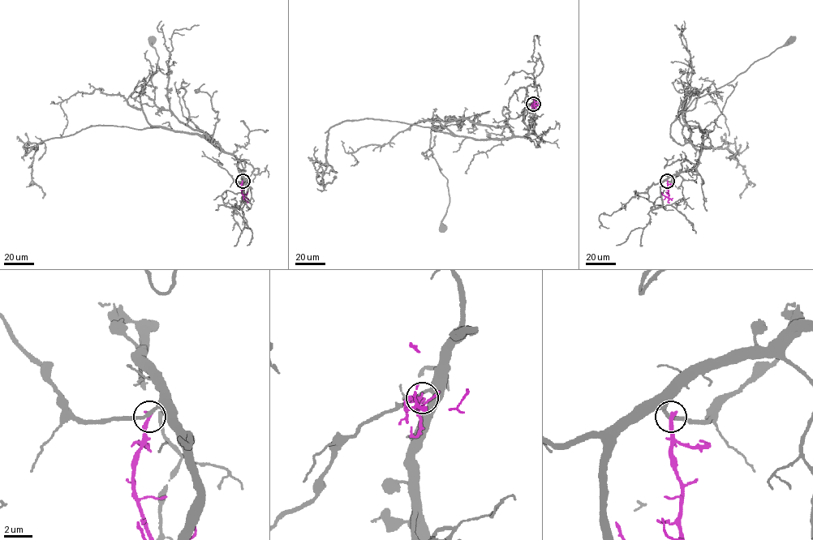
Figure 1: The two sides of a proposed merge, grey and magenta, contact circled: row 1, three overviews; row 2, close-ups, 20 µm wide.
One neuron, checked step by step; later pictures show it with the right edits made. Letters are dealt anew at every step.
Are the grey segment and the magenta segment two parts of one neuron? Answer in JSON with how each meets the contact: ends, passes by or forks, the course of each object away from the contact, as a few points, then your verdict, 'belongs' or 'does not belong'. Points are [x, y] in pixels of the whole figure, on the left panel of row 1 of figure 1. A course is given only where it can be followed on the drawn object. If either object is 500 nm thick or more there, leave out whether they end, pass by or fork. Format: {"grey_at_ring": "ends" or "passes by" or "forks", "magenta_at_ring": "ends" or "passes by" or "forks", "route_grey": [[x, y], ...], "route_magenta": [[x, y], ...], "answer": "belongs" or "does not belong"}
{"grey_at_ring": "passes by", "magenta_at_ring": "ends", "route_grey": [[243, 181], [233, 155], [196, 134], [147, 120], [139, 94], [157, 72], [152, 40]], "route_magenta": [[243, 181], [241, 189], [243, 197], [241, 192]], "answer": "does not belong"}

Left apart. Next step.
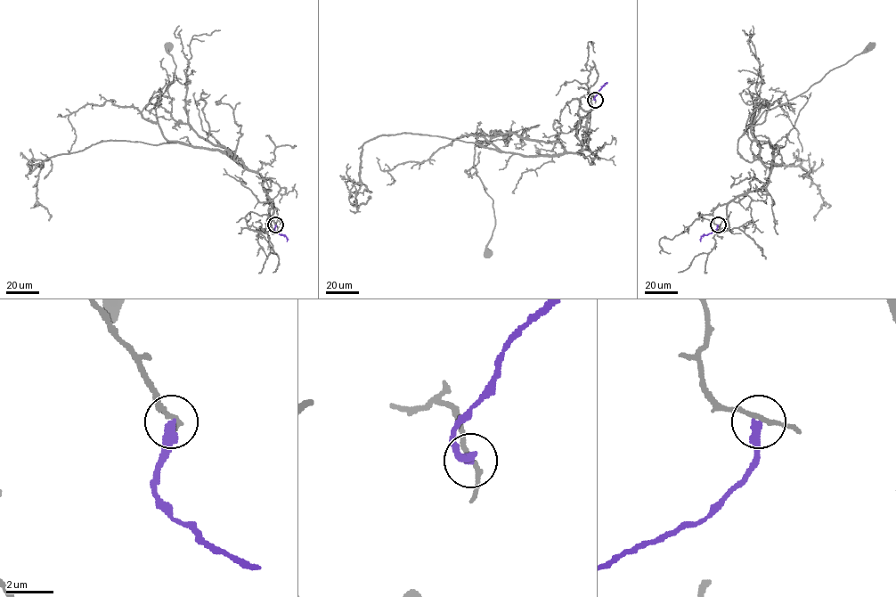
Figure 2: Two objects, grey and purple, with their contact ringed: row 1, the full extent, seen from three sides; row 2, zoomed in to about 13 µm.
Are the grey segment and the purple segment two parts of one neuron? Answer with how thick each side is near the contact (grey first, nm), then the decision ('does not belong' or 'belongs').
180 nm thick on the grey side, 360 nm on the other; does not belong

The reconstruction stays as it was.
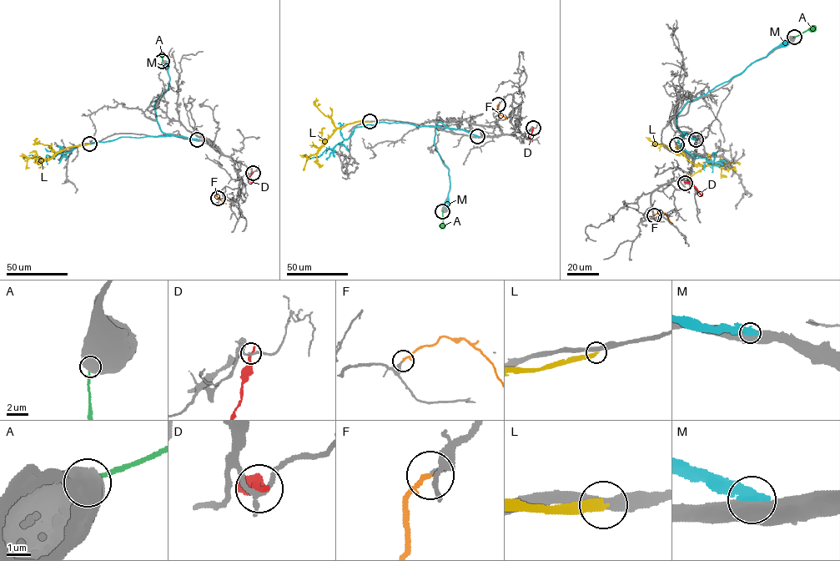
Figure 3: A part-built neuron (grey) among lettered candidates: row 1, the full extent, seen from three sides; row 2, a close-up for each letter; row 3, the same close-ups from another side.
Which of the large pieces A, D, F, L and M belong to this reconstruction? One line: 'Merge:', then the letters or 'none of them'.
Merge: F

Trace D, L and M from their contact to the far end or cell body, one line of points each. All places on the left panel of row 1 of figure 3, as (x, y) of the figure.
D: (253, 172), (248, 179), (252, 182)
L: (89, 144), (65, 148), (48, 159), (22, 158)
M: (198, 139), (172, 135), (120, 137), (76, 146), (67, 153), (47, 159), (28, 155)

